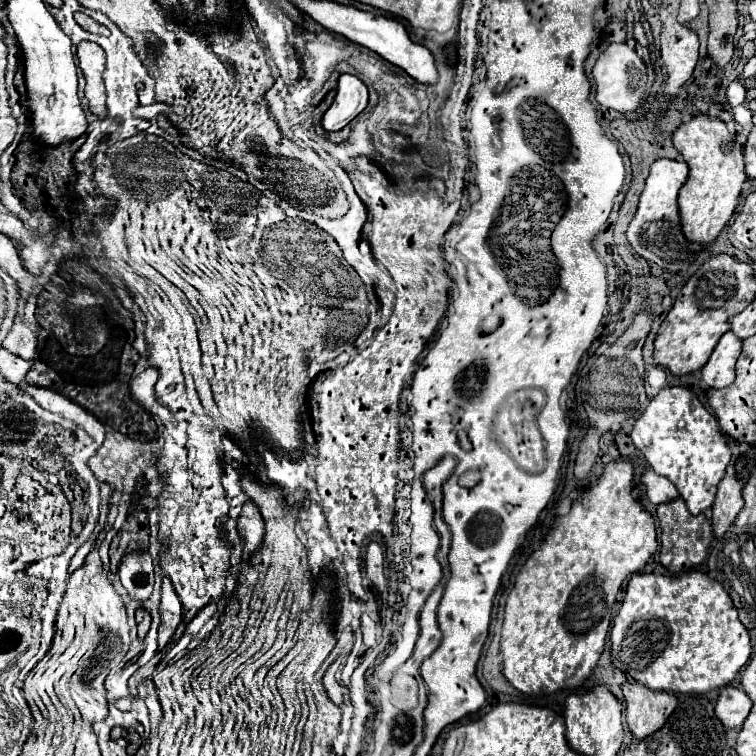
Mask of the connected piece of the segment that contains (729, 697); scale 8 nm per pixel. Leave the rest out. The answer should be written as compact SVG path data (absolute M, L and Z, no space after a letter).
M724 686L720 690L720 698L716 704L716 716L722 720L726 728L740 730L750 708L752 708L752 700L748 698L748 694L742 688Z

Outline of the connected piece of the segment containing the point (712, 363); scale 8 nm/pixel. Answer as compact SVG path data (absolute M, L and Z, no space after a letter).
M726 332L714 348L710 360L702 368L702 380L708 388L726 388L736 378L736 360L740 356L742 340L732 332Z

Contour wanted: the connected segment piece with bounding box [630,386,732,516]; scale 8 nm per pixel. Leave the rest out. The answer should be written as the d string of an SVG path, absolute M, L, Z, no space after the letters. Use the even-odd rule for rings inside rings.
M684 386L660 390L630 432L634 446L646 456L652 470L666 476L684 498L688 510L696 516L714 504L716 488L724 478L732 458L730 446L720 432L718 420L702 406L698 396Z

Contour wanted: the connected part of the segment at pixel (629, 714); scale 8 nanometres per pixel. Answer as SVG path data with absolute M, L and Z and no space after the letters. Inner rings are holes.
M624 682L622 692L626 700L626 720L636 740L660 730L678 706L672 692L654 692L638 682Z

